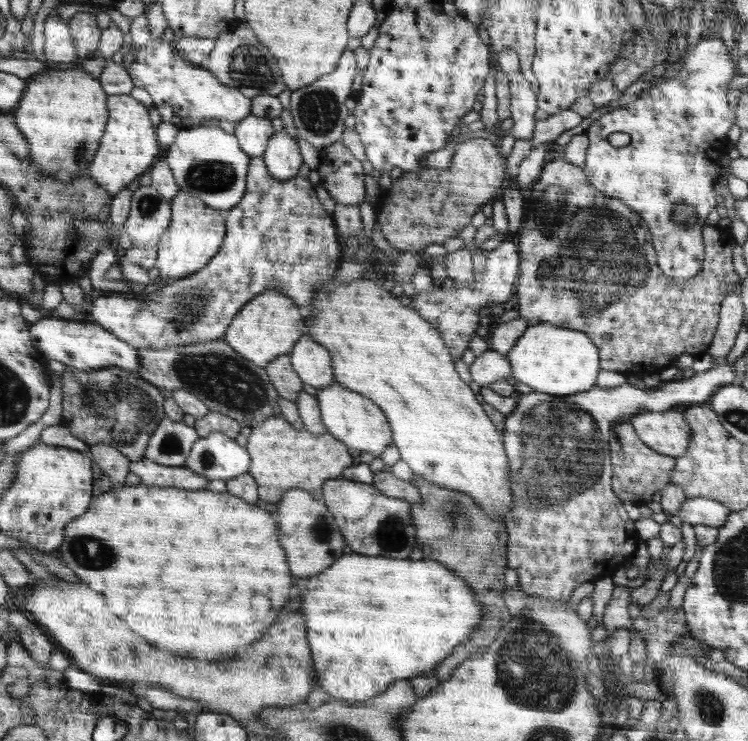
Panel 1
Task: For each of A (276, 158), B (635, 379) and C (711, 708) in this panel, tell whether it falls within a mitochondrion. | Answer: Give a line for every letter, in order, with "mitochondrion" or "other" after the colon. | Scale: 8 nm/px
A: other
B: other
C: mitochondrion

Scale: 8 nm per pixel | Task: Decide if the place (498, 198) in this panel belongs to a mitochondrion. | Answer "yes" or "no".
no

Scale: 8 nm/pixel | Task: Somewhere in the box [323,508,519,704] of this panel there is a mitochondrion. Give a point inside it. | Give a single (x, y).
(391, 536)

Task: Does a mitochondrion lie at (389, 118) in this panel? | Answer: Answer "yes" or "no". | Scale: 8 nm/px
no

